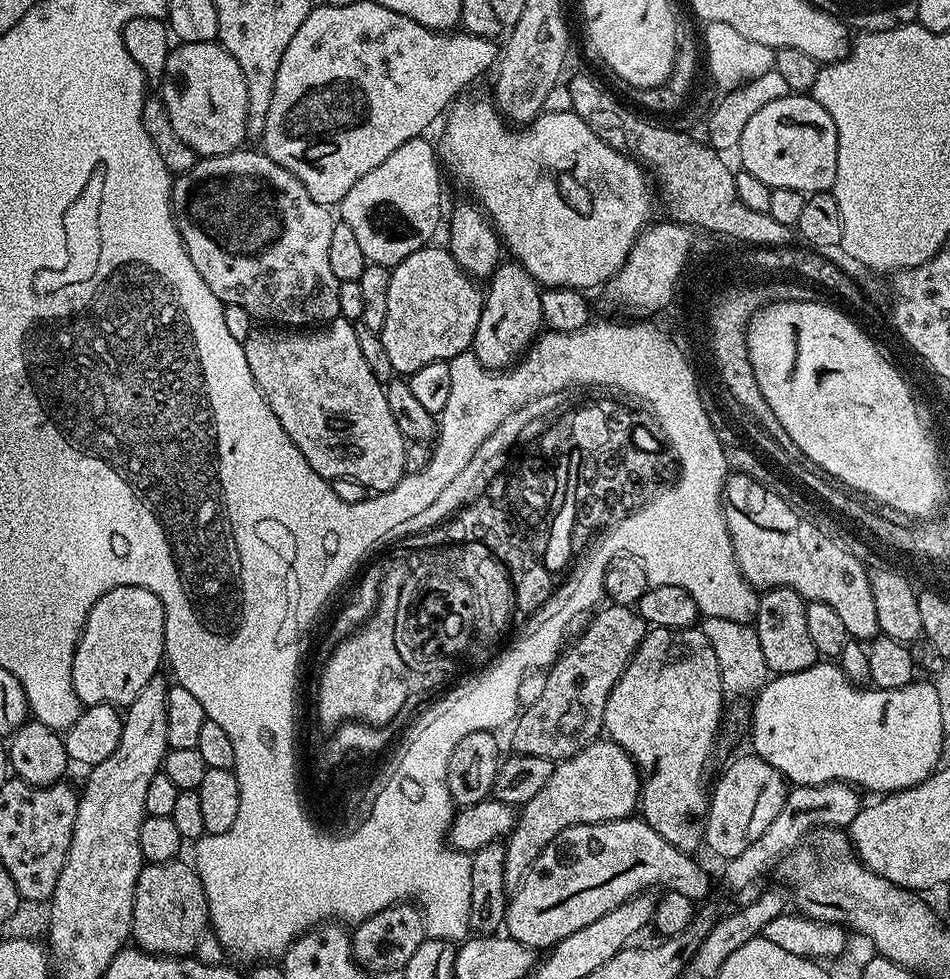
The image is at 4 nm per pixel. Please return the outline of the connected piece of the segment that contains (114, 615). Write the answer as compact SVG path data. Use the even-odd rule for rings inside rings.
M118 586L102 594L86 618L72 662L74 694L84 706L113 704L123 710L158 675L165 656L162 602L148 588Z

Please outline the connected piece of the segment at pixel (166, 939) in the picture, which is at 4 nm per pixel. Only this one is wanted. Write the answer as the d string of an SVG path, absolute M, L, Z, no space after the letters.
M177 858L157 864L148 862L138 874L132 907L131 939L141 952L151 952L154 956L186 956L195 953L199 940L209 931L208 899L200 876L191 863L183 864L182 861L183 859Z

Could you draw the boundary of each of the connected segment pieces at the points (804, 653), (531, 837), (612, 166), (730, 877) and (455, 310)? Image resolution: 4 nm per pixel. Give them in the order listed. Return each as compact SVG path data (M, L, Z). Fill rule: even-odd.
M770 588L760 596L754 627L762 654L766 654L769 673L783 674L806 670L818 662L814 642L806 627L808 604L794 590L789 588Z
M598 738L578 754L559 761L546 786L542 786L542 790L519 809L516 825L506 837L504 861L508 889L515 890L519 886L530 866L534 866L538 854L542 854L562 830L579 824L629 819L637 811L641 783L636 763L610 738Z
M461 95L442 120L444 133L440 144L438 140L438 160L447 175L457 175L468 188L467 195L484 209L503 247L512 251L511 259L523 266L537 284L581 290L607 285L653 219L653 185L645 169L602 142L576 112L543 111L527 126L513 130L491 99L475 100L468 95Z
M840 781L826 784L797 785L793 787L778 810L777 817L770 826L763 831L762 838L752 843L728 860L724 865L724 882L734 889L742 890L762 877L770 868L775 869L777 864L797 847L809 832L816 828L848 828L862 807L859 791L853 785Z
M436 247L419 248L390 272L390 290L386 294L386 322L379 333L382 346L386 346L393 373L404 378L413 376L422 370L422 366L430 366L430 362L450 361L458 354L469 351L478 330L478 318L482 318L484 292L481 285L461 270L458 262L454 262L448 253L447 247Z

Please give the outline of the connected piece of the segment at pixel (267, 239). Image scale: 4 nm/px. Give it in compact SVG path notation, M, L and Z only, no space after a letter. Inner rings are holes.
M237 150L230 154L205 156L197 159L196 165L190 170L179 173L173 179L172 217L184 243L186 254L190 254L190 262L194 262L194 270L198 270L198 274L202 274L202 282L206 282L206 286L210 286L210 290L214 290L214 294L221 304L242 306L242 310L246 310L246 314L252 317L253 321L271 322L276 326L319 326L327 324L329 320L337 319L340 316L340 307L338 306L340 280L334 278L334 269L330 266L330 234L334 216L332 217L328 213L331 211L325 205L314 202L314 198L310 198L310 194L306 194L306 186L302 186L302 182L298 182L298 178L294 178L294 174L290 174L290 170L278 166L278 162L274 162L269 156L264 155L263 151L244 151Z

